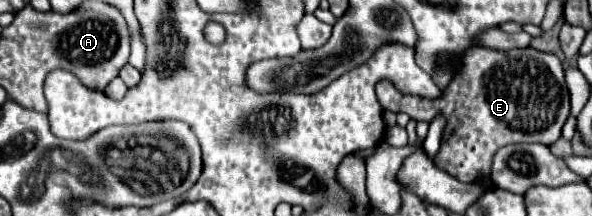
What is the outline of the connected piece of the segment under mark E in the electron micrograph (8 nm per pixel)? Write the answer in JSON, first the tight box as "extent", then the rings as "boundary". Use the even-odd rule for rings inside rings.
{"extent":[375,47,569,183],"boundary":[[[533,47],[511,51],[469,49],[463,57],[463,67],[443,91],[443,97],[435,101],[401,95],[389,81],[377,83],[375,89],[383,109],[403,111],[417,121],[431,121],[435,113],[445,115],[447,125],[435,155],[435,165],[457,181],[467,183],[475,181],[477,173],[489,175],[491,157],[501,145],[555,143],[569,117],[569,91],[563,77],[563,63],[555,55]]]}

